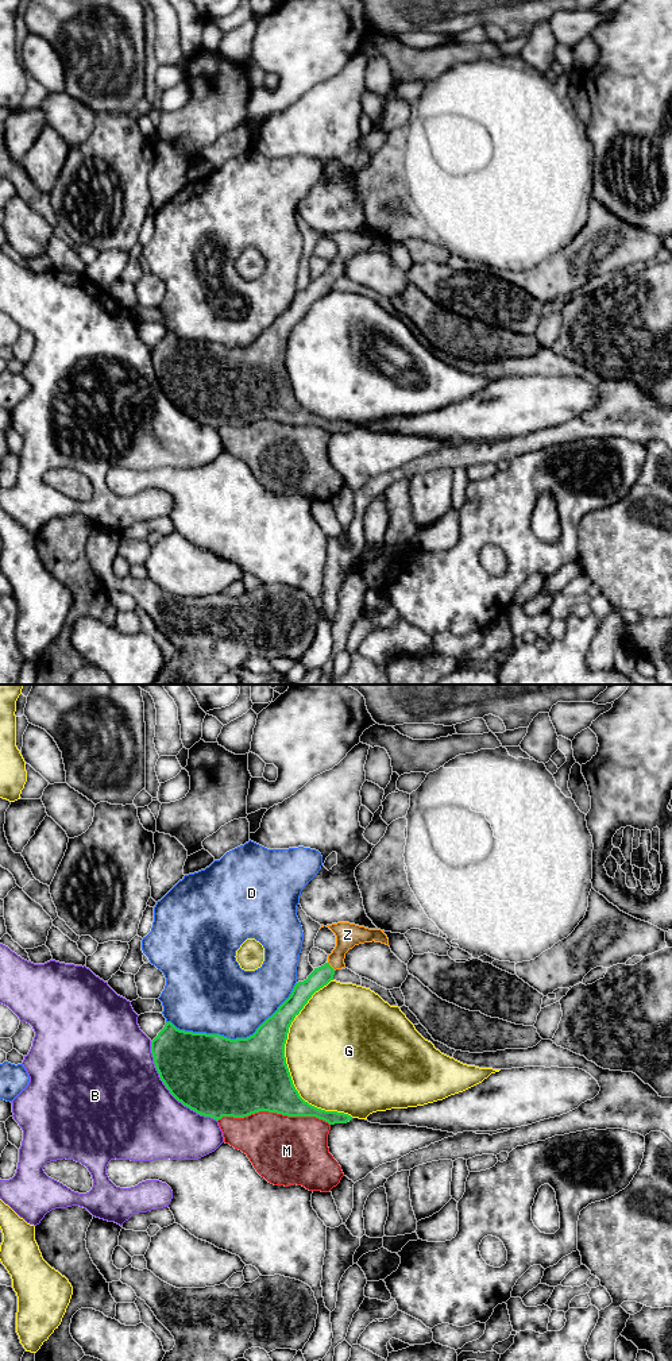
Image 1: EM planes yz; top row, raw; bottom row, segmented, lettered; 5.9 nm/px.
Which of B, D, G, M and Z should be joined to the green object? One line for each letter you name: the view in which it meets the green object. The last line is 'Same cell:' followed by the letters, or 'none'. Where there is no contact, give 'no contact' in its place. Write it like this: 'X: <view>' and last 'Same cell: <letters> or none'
Z: yz
Same cell: Z

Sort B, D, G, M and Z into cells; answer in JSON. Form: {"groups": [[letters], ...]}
{"groups": [["B"], ["D"], ["G"], ["M"], ["Z"]]}

